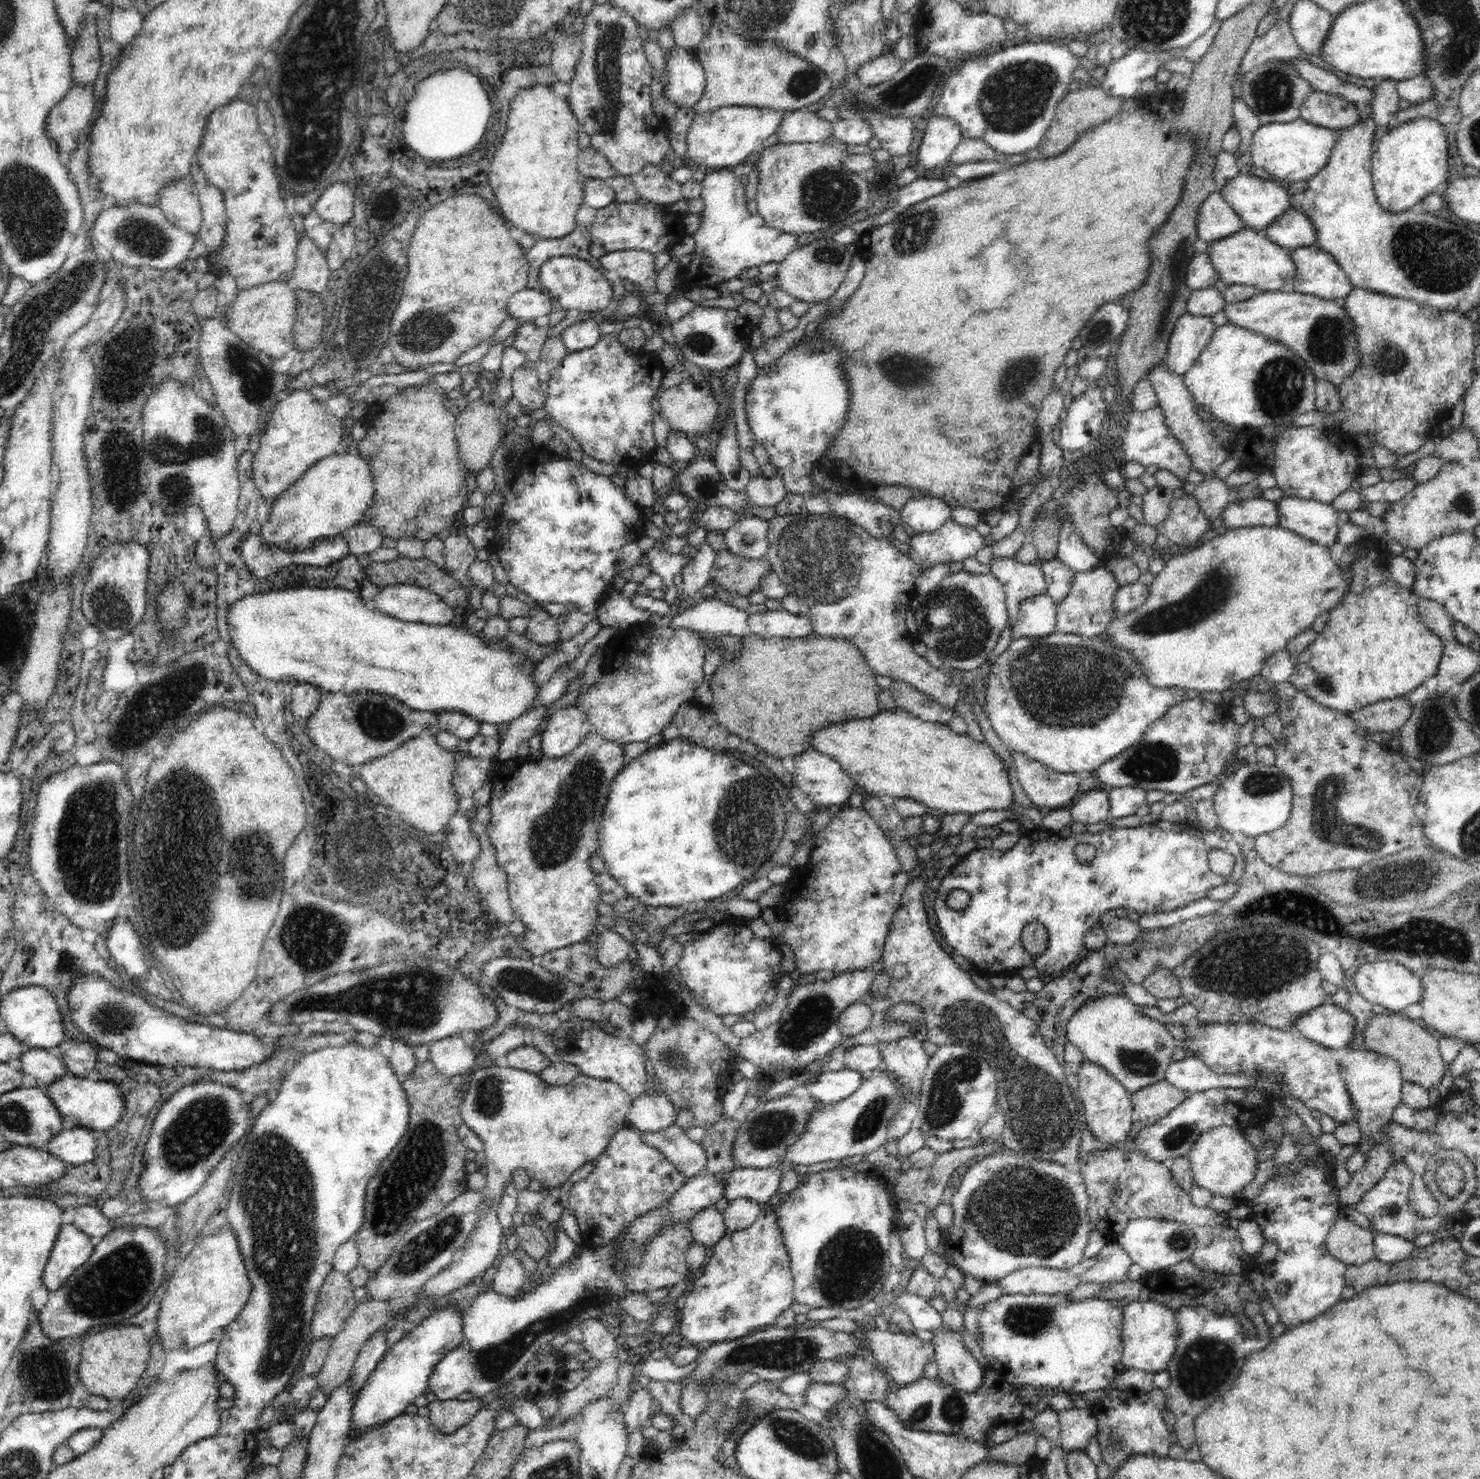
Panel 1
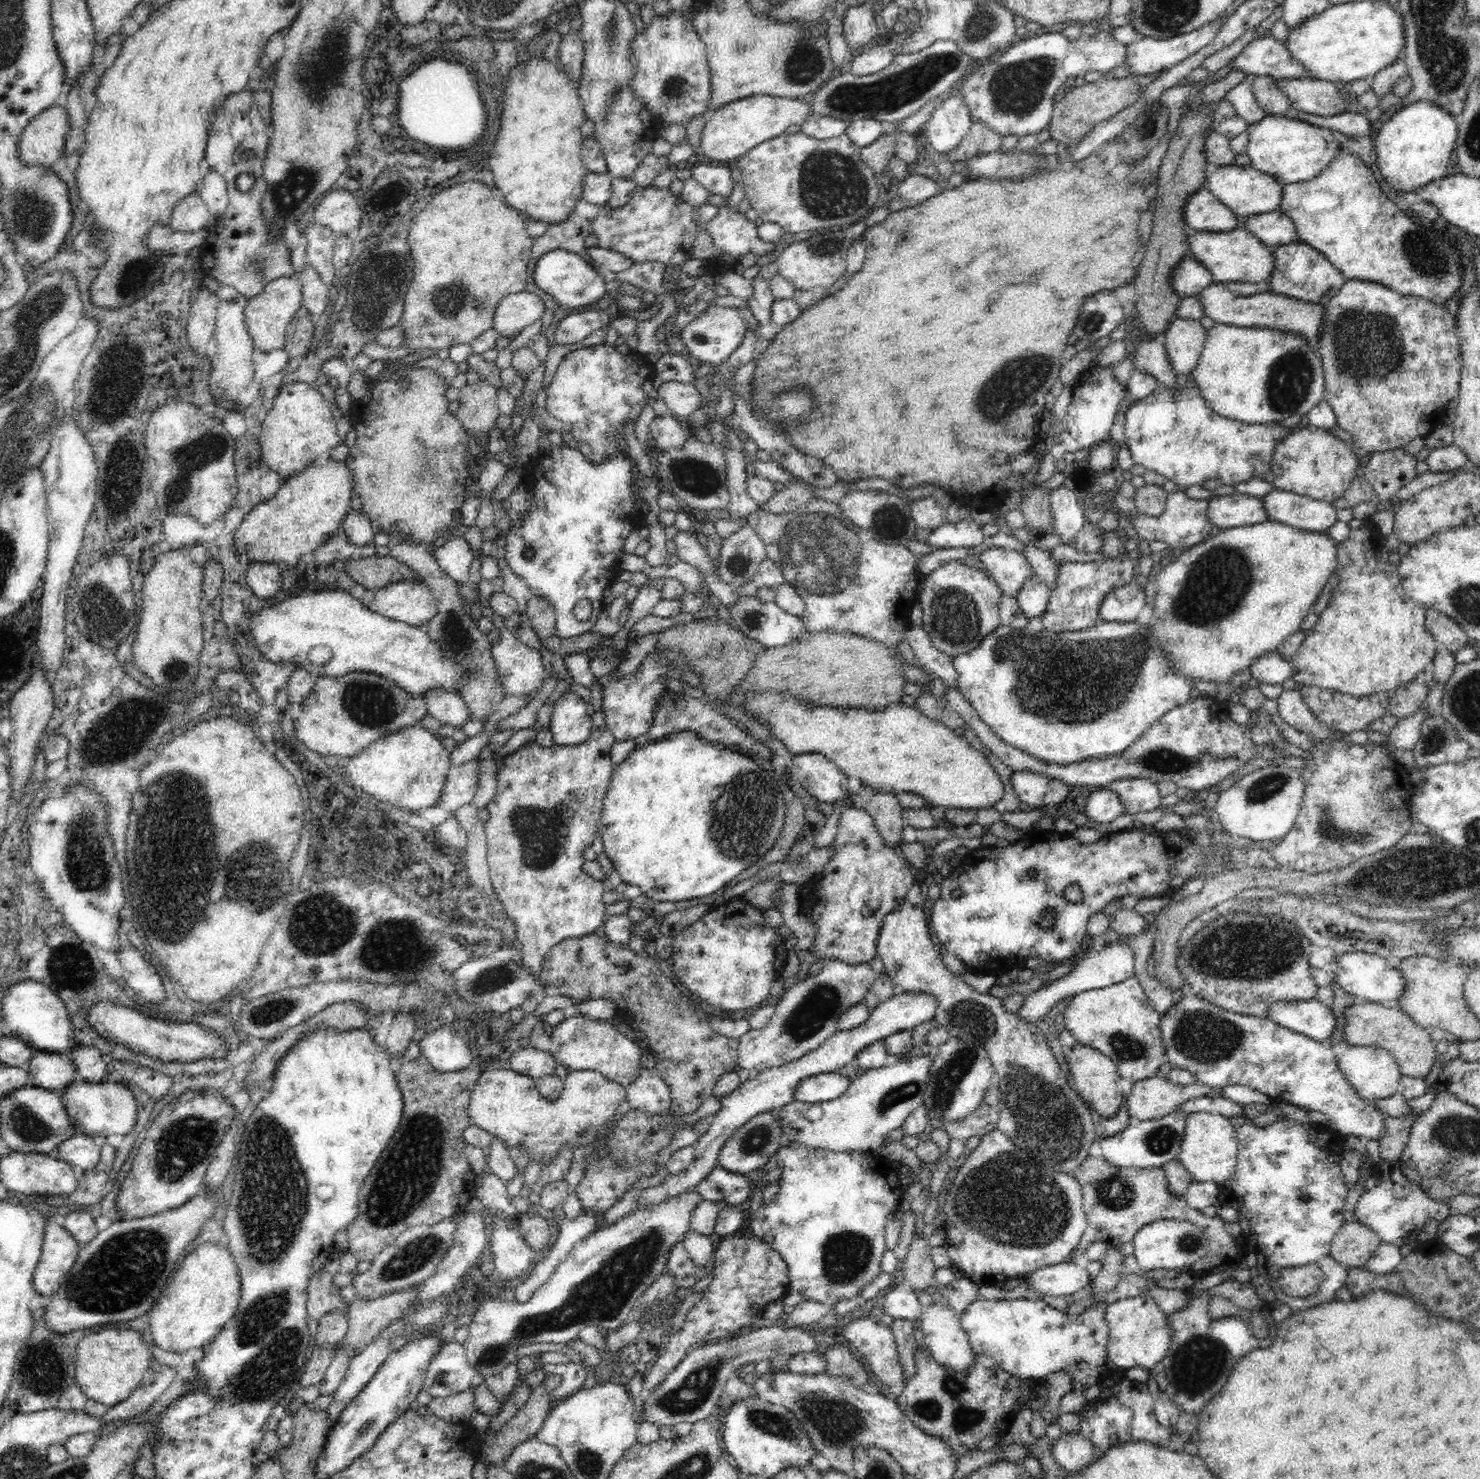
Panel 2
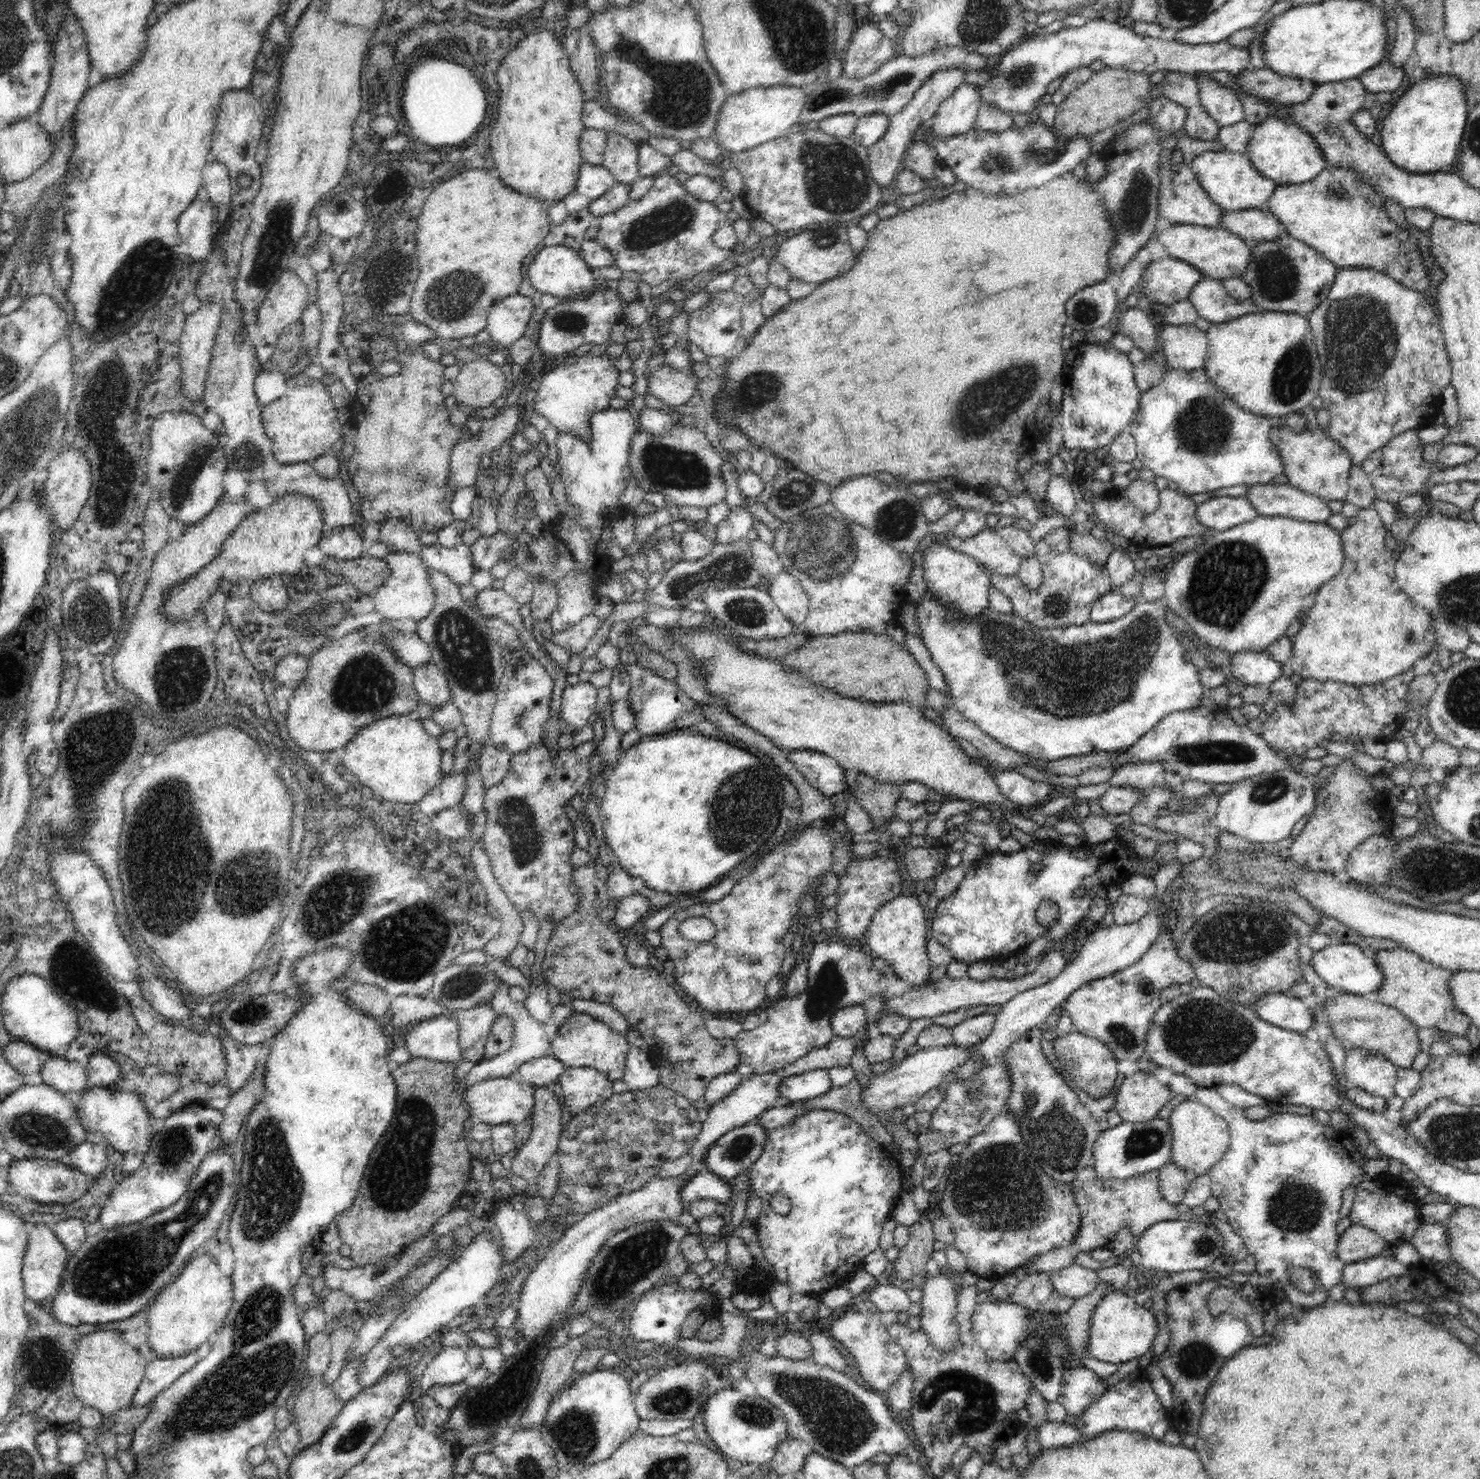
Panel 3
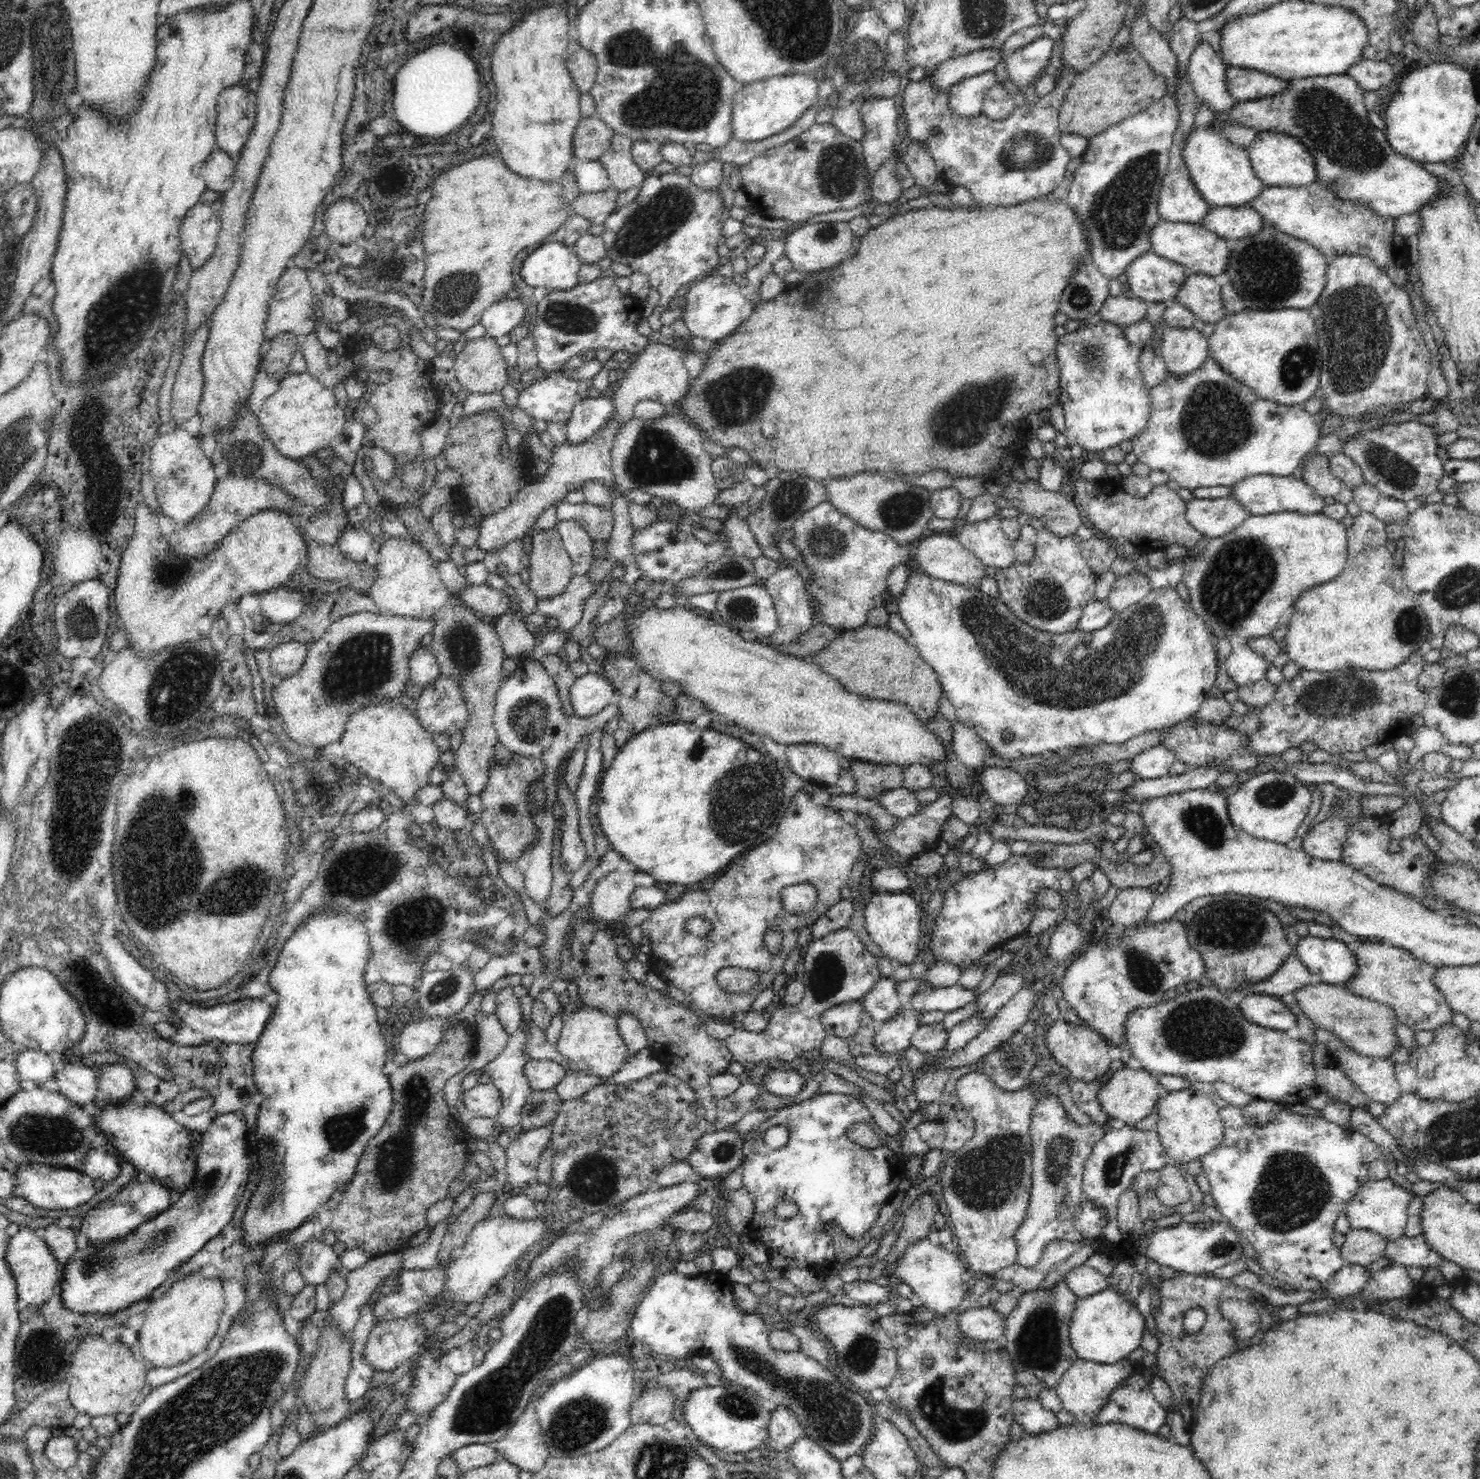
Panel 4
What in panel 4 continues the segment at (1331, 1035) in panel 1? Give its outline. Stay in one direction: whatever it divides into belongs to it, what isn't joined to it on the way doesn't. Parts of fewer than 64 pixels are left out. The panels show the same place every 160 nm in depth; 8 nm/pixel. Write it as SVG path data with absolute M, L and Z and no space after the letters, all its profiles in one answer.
M1248 993L1237 997L1237 1002L1245 1019L1260 1027L1287 1031L1297 1026L1298 1018L1274 996Z

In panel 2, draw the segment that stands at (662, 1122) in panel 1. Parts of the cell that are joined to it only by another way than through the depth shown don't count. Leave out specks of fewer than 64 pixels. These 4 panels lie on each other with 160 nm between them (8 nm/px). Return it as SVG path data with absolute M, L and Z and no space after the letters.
M640 1066L639 1075L625 1089L632 1110L642 1110L649 1116L671 1113L671 1090L657 1069Z

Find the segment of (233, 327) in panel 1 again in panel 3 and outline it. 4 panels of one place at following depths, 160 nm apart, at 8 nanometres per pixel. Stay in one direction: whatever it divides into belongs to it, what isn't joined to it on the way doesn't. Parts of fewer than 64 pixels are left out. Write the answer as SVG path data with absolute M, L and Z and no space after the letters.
M284 271L272 284L256 313L256 325L262 340L274 345L286 326L301 320L308 302L304 281L294 271Z

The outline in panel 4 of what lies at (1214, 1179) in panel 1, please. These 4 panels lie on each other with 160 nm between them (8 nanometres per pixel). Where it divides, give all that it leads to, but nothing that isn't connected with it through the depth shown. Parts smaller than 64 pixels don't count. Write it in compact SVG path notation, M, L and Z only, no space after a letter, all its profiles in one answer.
M1191 1086L1179 1091L1169 1091L1165 1097L1158 1100L1155 1106L1159 1119L1154 1129L1171 1162L1178 1165L1187 1164L1212 1152L1224 1138L1224 1125L1217 1105L1204 1092Z

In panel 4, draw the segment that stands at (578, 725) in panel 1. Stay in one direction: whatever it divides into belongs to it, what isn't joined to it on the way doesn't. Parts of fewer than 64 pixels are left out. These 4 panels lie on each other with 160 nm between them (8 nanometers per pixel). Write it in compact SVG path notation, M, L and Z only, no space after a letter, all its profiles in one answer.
M597 673L578 677L570 688L570 700L574 714L580 717L598 714L608 704L616 702L613 684L604 675Z

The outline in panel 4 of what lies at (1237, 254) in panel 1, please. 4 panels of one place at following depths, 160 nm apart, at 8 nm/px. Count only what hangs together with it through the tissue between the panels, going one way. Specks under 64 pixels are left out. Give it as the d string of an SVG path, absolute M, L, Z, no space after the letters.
M1160 219L1152 228L1149 239L1151 248L1156 256L1171 260L1174 263L1186 266L1195 273L1215 277L1224 274L1230 256L1230 247L1225 238L1220 238L1217 234L1210 232L1205 226L1184 221L1179 223Z

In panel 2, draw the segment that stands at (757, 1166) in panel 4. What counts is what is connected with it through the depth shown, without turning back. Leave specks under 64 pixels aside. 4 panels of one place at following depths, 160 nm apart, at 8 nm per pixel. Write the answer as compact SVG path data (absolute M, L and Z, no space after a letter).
M800 1141L782 1144L761 1169L768 1172L774 1168L782 1170L777 1180L777 1197L770 1204L763 1204L749 1219L750 1231L768 1243L772 1251L782 1255L789 1270L788 1286L798 1290L802 1300L834 1306L840 1299L857 1298L860 1290L881 1273L880 1259L887 1248L885 1226L888 1215L906 1203L899 1181L900 1171L882 1154L808 1149Z

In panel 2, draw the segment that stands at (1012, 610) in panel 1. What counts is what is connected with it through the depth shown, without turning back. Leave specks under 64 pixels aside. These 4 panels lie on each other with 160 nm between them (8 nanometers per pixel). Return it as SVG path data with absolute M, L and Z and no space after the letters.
M988 548L981 554L984 569L990 572L1004 595L1014 597L1020 592L1025 580L1035 574L1024 554L1006 548Z

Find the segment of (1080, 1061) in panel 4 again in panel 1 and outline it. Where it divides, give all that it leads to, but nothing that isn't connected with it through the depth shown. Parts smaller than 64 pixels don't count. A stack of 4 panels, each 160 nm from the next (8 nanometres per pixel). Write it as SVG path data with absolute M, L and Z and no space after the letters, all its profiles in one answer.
M1082 1060L1081 1065L1075 1067L1075 1073L1078 1077L1078 1094L1084 1106L1087 1128L1092 1135L1110 1144L1126 1140L1133 1123L1133 1094L1128 1092L1112 1073L1108 1073L1104 1067L1092 1063L1091 1060Z

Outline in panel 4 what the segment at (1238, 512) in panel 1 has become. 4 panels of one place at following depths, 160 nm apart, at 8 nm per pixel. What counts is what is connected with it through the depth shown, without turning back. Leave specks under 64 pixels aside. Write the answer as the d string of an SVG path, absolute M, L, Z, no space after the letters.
M1229 496L1216 499L1192 498L1186 506L1188 523L1204 537L1219 538L1236 531L1250 516L1248 509Z

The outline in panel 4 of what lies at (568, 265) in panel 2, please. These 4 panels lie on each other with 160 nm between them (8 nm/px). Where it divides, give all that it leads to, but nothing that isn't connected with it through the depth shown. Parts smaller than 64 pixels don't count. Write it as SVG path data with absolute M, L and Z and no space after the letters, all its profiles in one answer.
M558 241L542 243L535 247L521 264L520 274L525 284L534 288L544 286L548 291L568 290L581 282L578 270L582 263L579 256L576 256L576 253L572 252L568 245Z

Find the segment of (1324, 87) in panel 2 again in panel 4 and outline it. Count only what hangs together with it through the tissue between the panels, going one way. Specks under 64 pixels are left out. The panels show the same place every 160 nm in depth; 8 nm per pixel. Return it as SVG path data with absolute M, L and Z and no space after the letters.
M1229 67L1225 80L1228 92L1237 102L1256 100L1284 92L1288 81L1248 68Z

